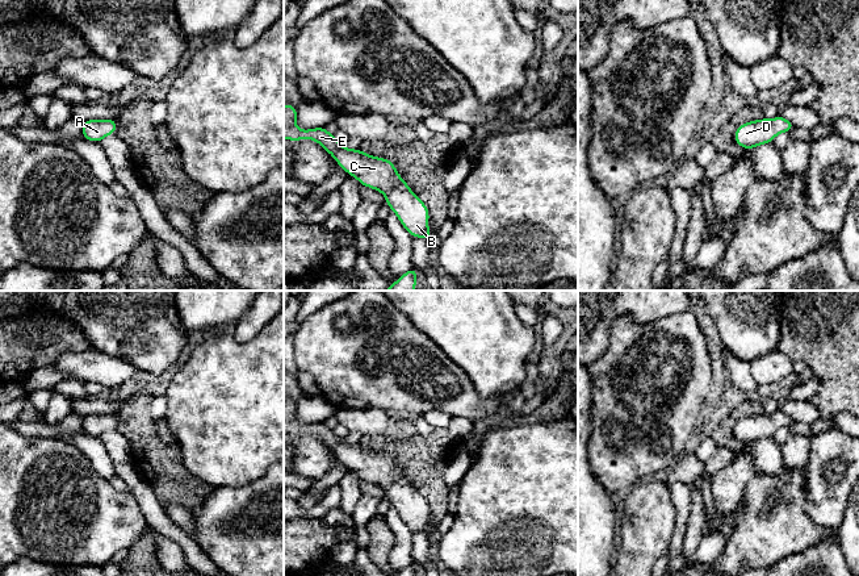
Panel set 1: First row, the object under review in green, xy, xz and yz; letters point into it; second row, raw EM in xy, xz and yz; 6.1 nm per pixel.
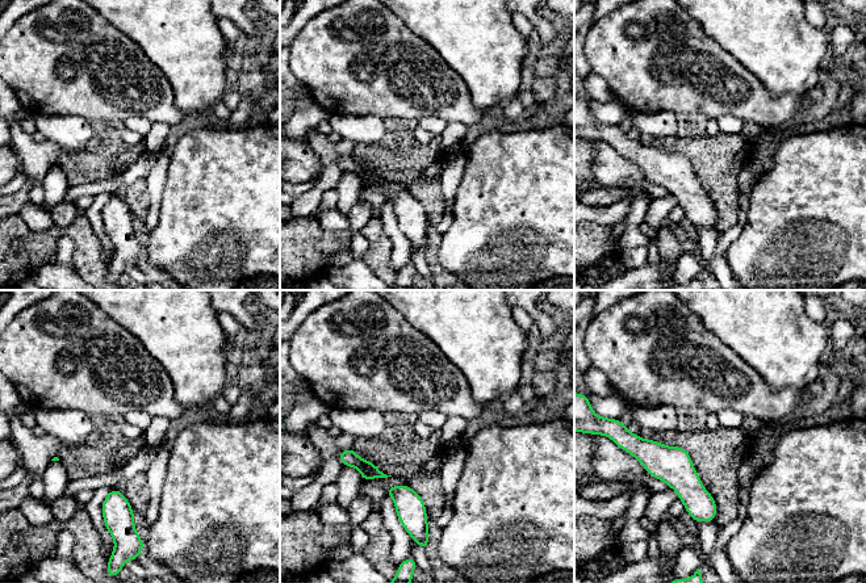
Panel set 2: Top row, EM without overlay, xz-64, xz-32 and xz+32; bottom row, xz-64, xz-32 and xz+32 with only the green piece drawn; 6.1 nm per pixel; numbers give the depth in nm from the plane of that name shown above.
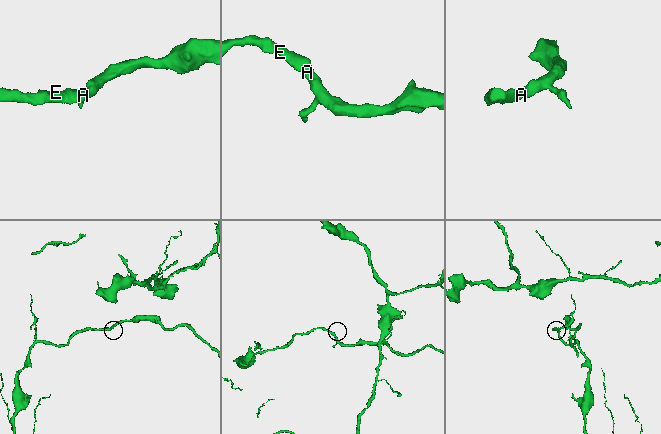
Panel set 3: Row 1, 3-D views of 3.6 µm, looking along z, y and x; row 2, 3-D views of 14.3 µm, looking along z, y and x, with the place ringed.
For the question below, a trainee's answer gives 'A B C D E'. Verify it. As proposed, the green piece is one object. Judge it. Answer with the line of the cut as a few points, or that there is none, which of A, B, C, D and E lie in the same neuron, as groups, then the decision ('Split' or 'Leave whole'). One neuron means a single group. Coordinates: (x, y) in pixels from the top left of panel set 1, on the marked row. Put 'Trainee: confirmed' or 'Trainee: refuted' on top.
Trainee: confirmed
No split. Groups: A B C D E. Leave whole

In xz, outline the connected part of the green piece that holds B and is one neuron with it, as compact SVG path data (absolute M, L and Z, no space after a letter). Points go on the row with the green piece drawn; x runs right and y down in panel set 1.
M284 105L284 139L317 141L336 163L364 187L380 191L386 196L386 205L399 218L407 233L427 242L431 238L428 229L430 212L427 205L410 189L399 176L394 163L386 158L376 158L360 149L344 149L326 128L299 130L296 126L297 107Z

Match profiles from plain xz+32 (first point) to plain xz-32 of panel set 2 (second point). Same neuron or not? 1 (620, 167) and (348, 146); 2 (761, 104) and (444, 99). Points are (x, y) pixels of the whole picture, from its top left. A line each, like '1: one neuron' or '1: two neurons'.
1: two neurons
2: one neuron

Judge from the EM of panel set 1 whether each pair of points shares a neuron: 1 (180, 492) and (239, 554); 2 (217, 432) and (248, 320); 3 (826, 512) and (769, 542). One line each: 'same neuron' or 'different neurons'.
1: different neurons
2: different neurons
3: different neurons

